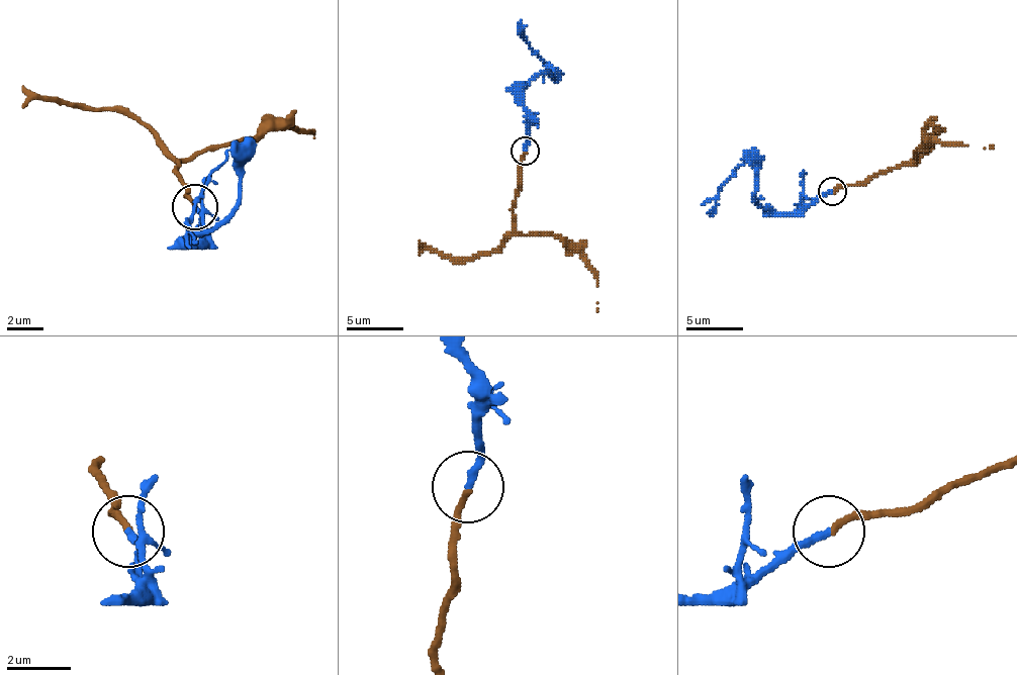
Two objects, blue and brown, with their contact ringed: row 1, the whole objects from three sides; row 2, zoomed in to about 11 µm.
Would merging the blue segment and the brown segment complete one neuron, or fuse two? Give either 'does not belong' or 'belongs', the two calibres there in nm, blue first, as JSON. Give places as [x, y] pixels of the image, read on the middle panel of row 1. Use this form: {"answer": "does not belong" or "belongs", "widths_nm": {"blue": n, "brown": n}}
{"answer": "belongs", "widths_nm": {"blue": 240, "brown": 200}}

